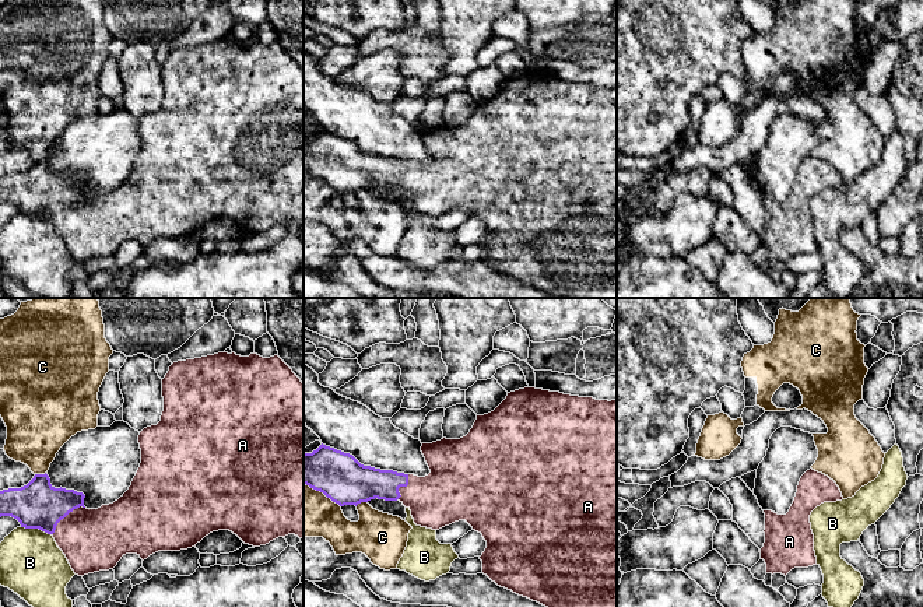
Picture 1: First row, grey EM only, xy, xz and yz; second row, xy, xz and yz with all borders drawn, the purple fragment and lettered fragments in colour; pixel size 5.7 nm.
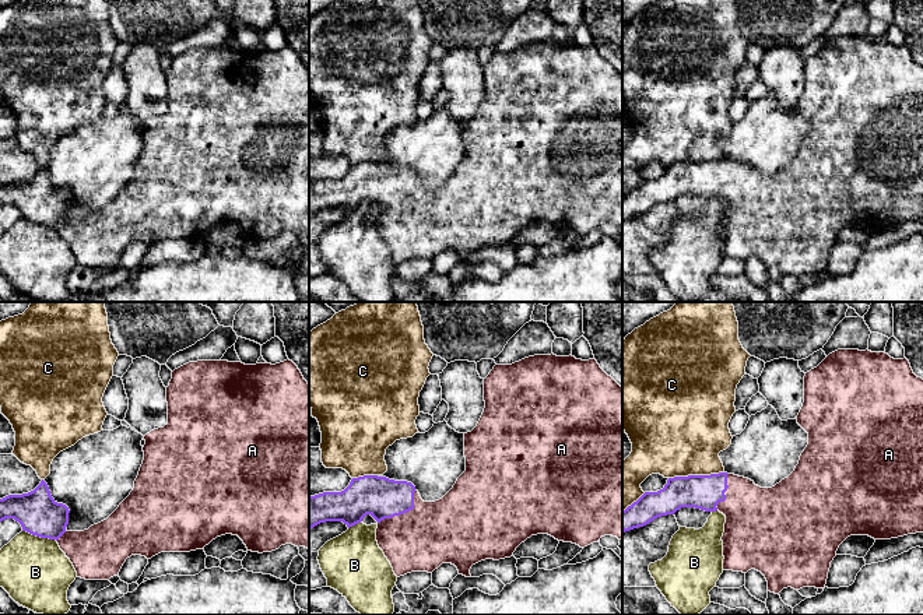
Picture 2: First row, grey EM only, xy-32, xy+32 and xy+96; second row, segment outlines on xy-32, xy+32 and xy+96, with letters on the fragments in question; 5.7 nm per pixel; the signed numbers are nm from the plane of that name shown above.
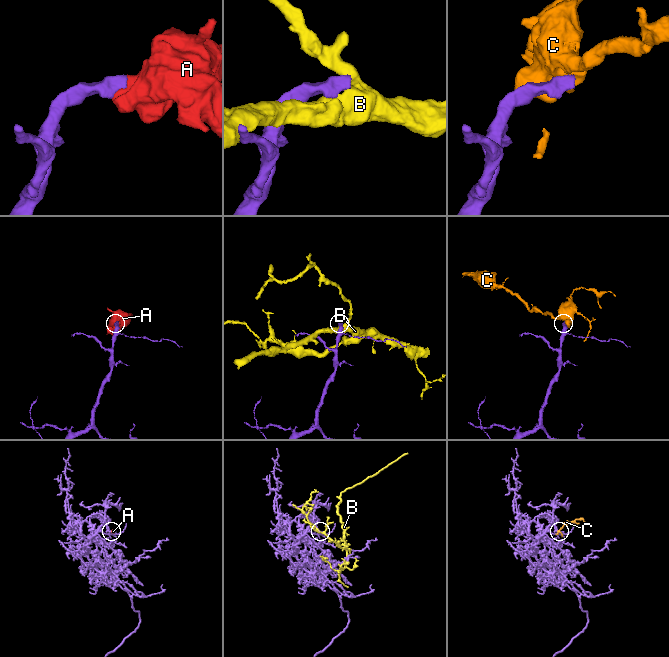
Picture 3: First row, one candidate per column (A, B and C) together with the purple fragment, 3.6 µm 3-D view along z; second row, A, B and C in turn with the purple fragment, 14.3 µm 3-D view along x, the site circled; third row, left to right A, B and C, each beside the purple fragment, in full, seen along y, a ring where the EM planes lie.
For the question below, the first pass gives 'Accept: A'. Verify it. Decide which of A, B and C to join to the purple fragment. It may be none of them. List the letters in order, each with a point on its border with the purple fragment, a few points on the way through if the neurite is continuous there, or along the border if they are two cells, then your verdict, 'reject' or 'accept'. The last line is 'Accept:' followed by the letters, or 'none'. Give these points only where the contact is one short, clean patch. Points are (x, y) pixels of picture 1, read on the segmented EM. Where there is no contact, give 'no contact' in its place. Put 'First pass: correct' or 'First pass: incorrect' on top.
First pass: correct
A: xy (65, 516) | across xy (37, 505), (58, 511), (65, 516), (84, 536), (92, 540) | accept
B: xy (35, 527) | along xy (20, 526), (41, 529), (51, 534) | reject
C: xz (361, 501) | reject
Accept: A

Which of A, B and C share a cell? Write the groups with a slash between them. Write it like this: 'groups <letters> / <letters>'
groups A / B / C

